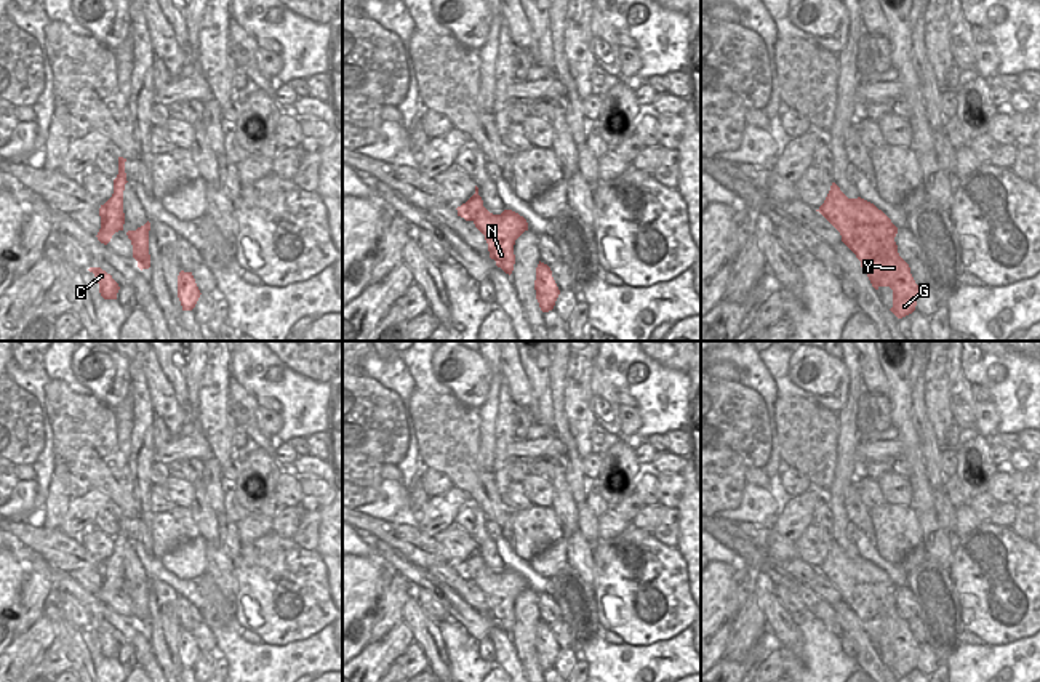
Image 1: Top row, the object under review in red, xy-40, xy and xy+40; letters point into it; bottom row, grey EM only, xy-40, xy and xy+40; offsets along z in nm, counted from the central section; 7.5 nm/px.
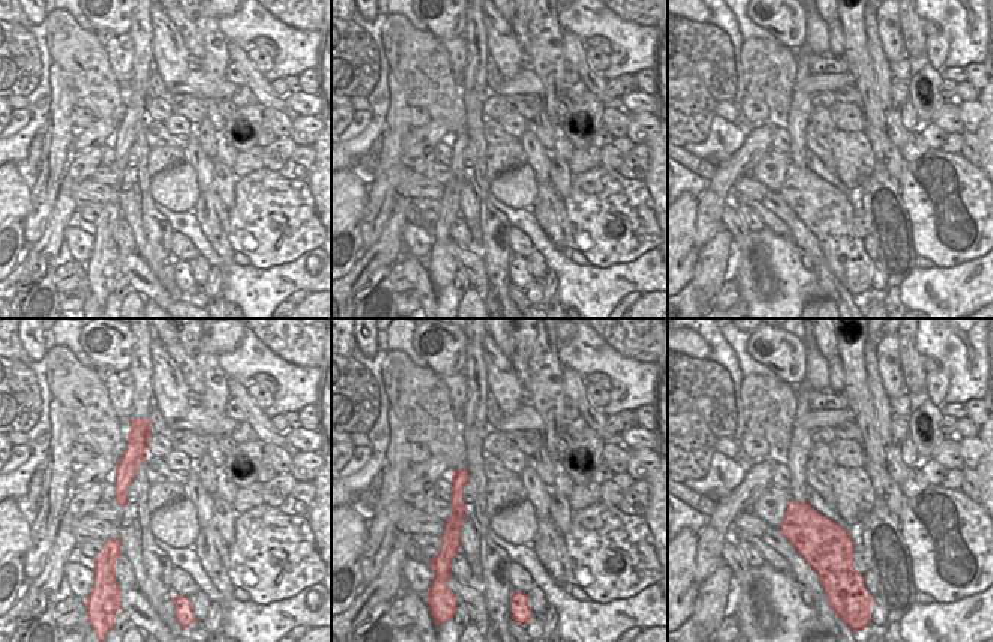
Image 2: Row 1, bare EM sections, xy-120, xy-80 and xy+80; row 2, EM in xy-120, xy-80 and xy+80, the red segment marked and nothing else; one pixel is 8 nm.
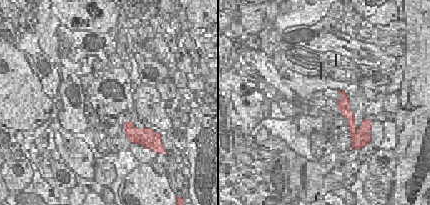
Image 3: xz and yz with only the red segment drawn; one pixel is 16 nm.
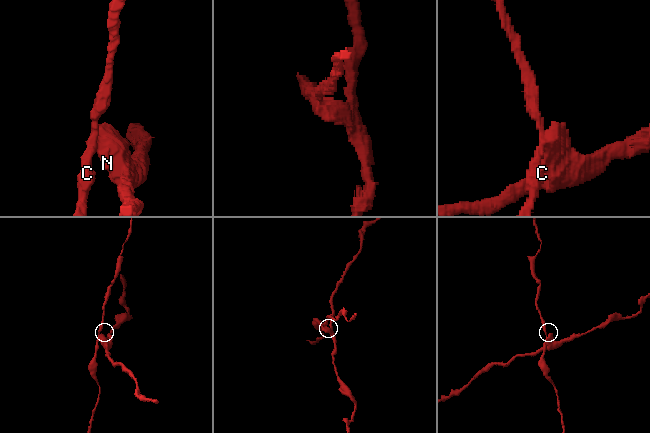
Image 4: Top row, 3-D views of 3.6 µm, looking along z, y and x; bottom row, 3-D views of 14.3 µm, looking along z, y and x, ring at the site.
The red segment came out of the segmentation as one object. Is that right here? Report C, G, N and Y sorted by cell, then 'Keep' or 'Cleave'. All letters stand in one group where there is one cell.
Groups: C / G N Y. Cleave.

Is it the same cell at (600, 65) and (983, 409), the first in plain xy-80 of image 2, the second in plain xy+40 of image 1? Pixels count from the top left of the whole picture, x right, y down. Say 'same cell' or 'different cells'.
same cell

